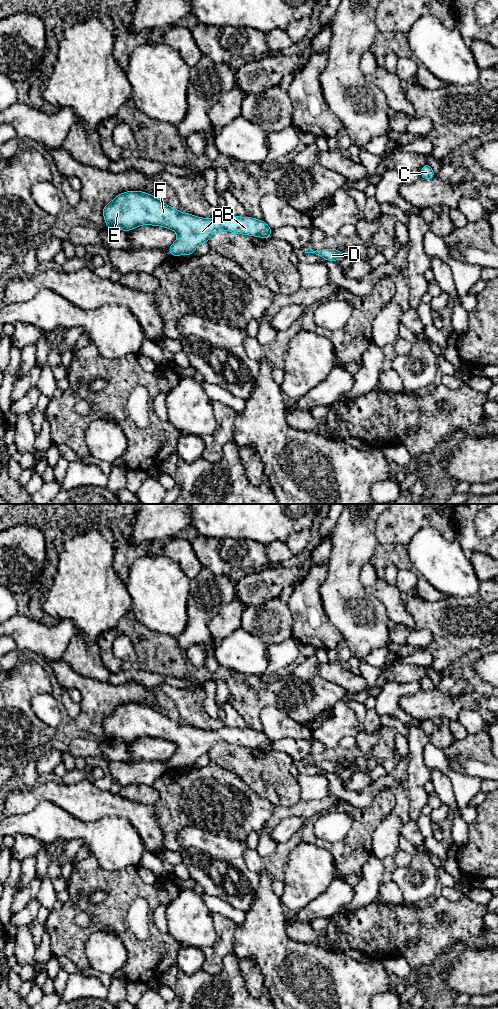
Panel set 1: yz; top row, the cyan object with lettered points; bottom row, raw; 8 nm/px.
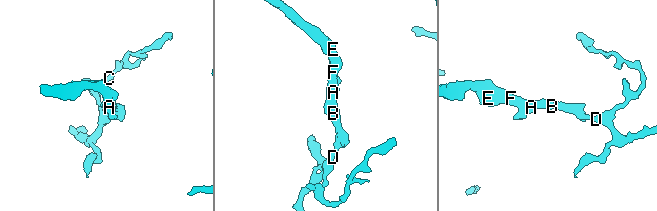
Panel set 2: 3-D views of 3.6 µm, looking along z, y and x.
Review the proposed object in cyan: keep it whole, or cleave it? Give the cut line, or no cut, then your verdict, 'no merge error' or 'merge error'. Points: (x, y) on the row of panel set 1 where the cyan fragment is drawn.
cut none; no merge error

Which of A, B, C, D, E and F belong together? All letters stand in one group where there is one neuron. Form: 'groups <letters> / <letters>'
groups A B C D E F

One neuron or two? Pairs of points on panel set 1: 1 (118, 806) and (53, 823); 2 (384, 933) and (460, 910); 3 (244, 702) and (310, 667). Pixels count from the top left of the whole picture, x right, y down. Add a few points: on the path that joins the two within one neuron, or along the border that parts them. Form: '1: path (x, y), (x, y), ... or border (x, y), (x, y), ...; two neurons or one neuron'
1: border (55, 804), (81, 820), (98, 821); two neurons
2: path (403, 924), (420, 924), (436, 908), (441, 908); one neuron
3: path (260, 697), (283, 693), (294, 683); one neuron

